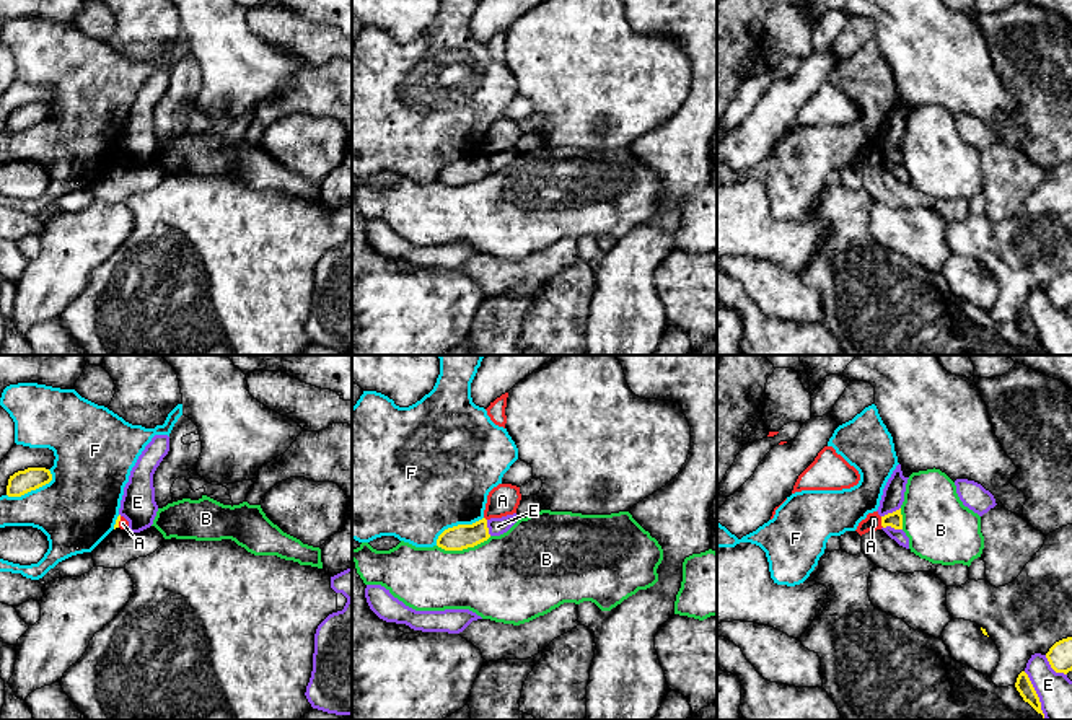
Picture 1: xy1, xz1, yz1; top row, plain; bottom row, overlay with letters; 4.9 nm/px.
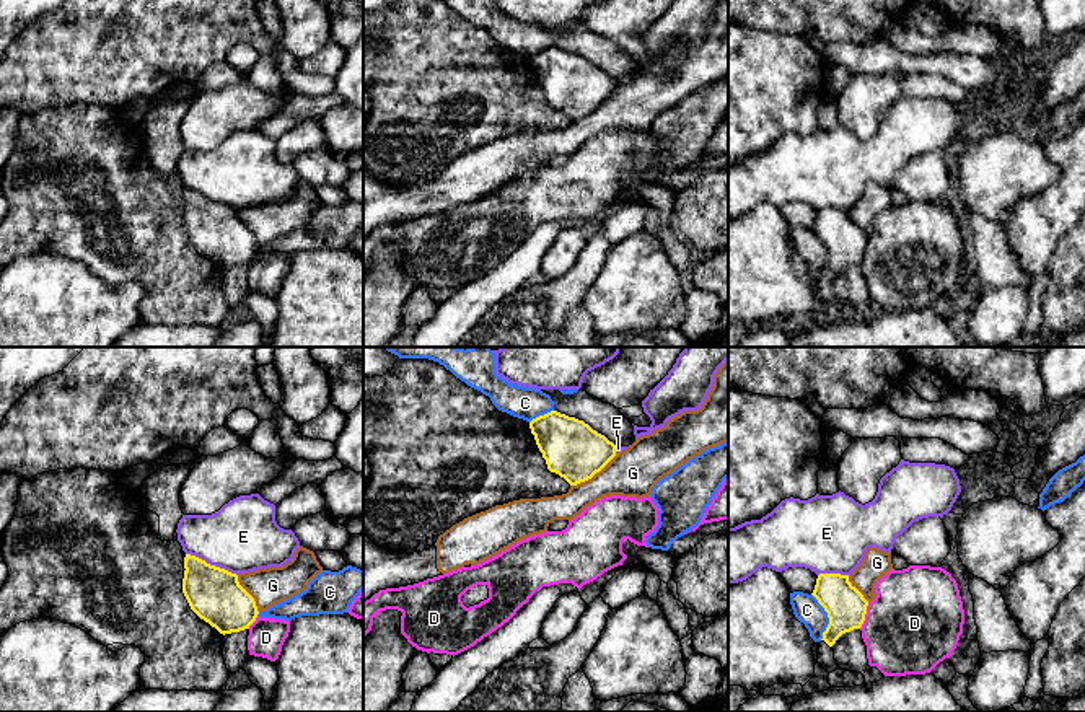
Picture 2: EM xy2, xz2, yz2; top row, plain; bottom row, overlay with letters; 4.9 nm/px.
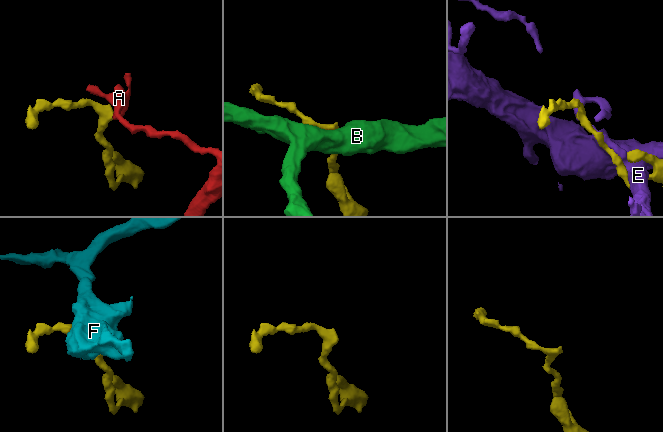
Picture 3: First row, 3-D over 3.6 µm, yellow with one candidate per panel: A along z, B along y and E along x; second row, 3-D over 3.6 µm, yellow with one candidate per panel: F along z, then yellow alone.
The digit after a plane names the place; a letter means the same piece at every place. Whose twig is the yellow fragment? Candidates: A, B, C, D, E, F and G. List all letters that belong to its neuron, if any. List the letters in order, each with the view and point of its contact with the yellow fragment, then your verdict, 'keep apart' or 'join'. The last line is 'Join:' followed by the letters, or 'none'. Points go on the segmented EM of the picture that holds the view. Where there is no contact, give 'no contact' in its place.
A: yz1 (882, 522) | keep apart
B: xz1 (463, 548) | keep apart
C: yz2 (828, 616) | keep apart
D: yz2 (864, 616) | keep apart
E: xy2 (212, 566) | keep apart
F: xy1 (33, 489) | keep apart
G: xz2 (593, 474) | keep apart
Join: none

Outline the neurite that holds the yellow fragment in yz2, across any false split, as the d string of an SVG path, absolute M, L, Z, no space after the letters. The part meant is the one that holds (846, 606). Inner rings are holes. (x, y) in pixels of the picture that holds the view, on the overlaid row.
M819 574L811 595L829 618L829 624L818 645L818 663L828 673L832 673L839 670L832 645L842 634L862 627L868 601L849 582L849 575L841 574Z

